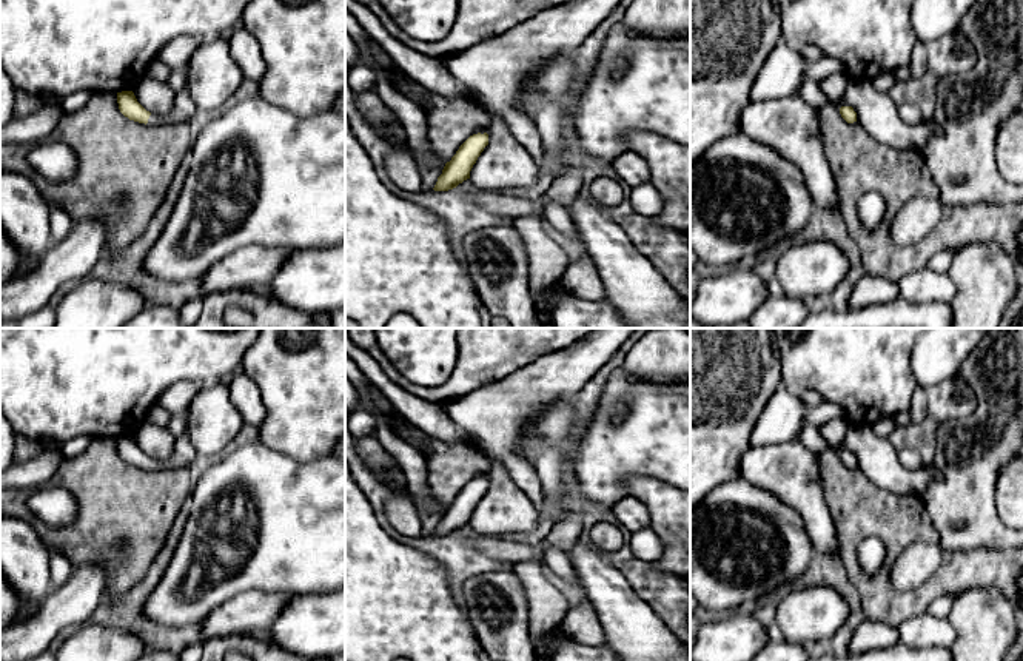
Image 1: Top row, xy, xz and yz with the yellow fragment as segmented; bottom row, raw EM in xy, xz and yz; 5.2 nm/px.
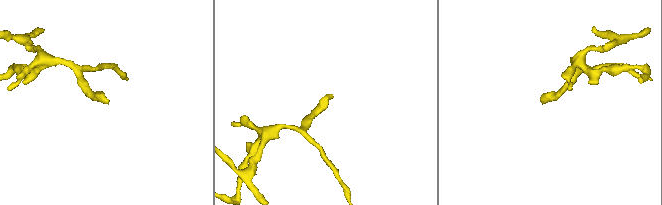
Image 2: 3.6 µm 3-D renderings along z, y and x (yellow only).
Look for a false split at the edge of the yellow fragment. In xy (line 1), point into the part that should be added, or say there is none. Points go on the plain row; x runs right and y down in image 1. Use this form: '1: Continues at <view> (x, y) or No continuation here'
1: Continues at xy (184, 453)

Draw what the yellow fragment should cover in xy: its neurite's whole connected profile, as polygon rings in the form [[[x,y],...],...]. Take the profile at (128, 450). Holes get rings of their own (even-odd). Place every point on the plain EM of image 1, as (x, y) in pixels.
[[[132,436],[117,438],[117,448],[120,458],[129,465],[148,470],[176,470],[176,468],[188,468],[197,453],[190,442],[188,436],[180,436],[176,439],[173,455],[169,461],[157,462],[146,456],[136,444]]]

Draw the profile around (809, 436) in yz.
[[[810,424],[803,425],[797,442],[815,453],[821,453],[826,448],[830,448],[823,439],[820,427]]]

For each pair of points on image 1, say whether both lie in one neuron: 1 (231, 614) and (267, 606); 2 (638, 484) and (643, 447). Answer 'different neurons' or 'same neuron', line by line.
1: same neuron
2: different neurons

